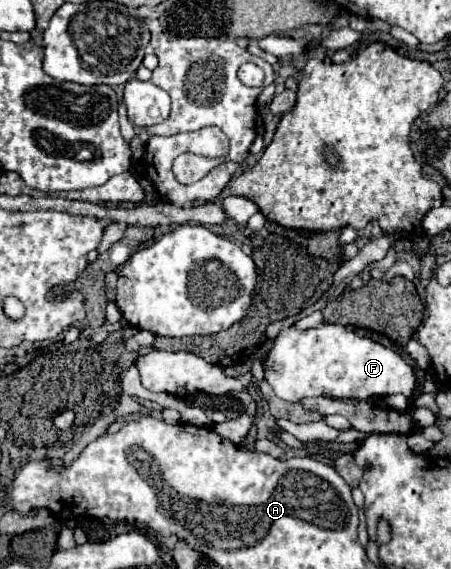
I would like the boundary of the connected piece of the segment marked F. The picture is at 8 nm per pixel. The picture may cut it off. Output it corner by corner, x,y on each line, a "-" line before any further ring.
324,324
320,328
310,328
310,330
298,330
294,326
284,328
274,340
274,346
264,360
264,372
266,372
266,382
274,388
276,396
288,402
298,402
306,396
330,396
342,400
368,400
372,396
390,396
390,394
410,396
416,386
414,370
394,350
370,338
360,338
358,334
354,334
350,326
346,328
342,324

